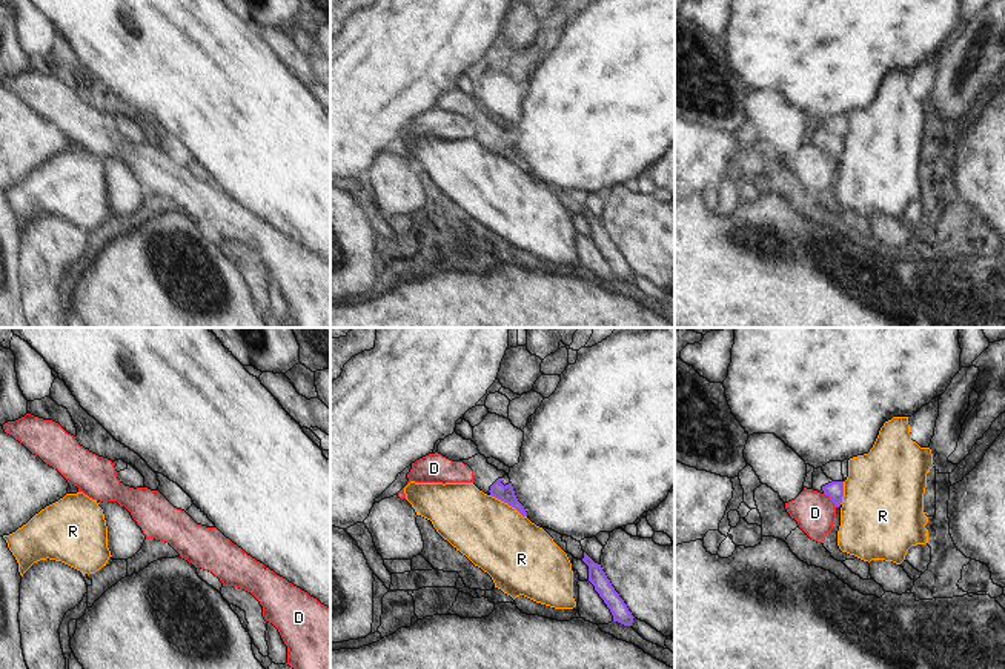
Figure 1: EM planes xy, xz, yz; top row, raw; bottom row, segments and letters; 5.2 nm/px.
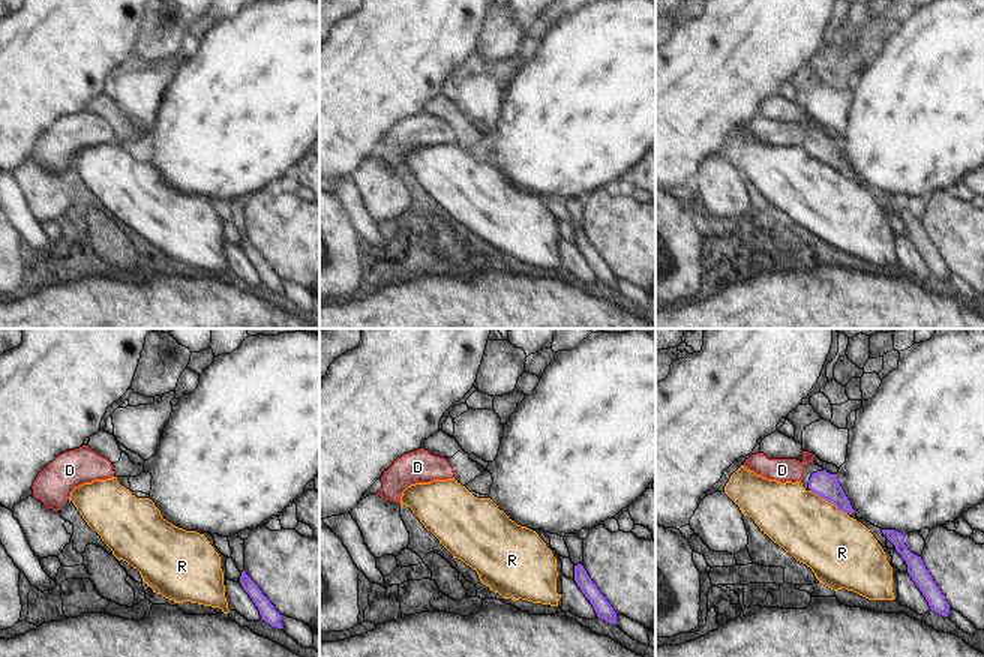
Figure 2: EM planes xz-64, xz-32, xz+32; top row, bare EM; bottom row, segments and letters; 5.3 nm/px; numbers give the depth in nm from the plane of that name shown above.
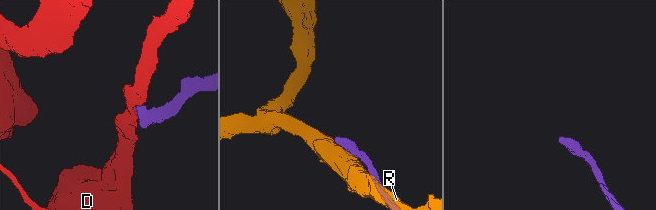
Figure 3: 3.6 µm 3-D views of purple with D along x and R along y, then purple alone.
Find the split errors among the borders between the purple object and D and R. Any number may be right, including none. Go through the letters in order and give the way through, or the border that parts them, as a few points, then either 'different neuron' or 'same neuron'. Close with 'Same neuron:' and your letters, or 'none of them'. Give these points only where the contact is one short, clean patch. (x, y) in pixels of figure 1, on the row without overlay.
D: border along yz (824, 148), (836, 162); different neuron
R: border along xz (490, 149), (526, 173); different neuron
Same neuron: none of them

